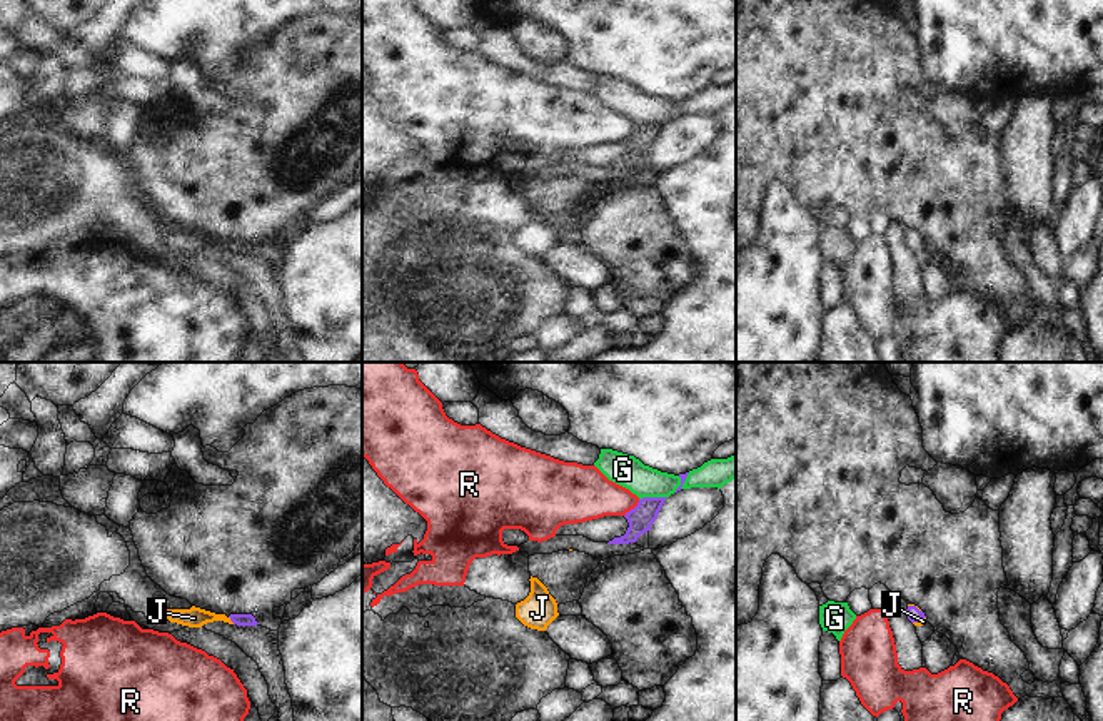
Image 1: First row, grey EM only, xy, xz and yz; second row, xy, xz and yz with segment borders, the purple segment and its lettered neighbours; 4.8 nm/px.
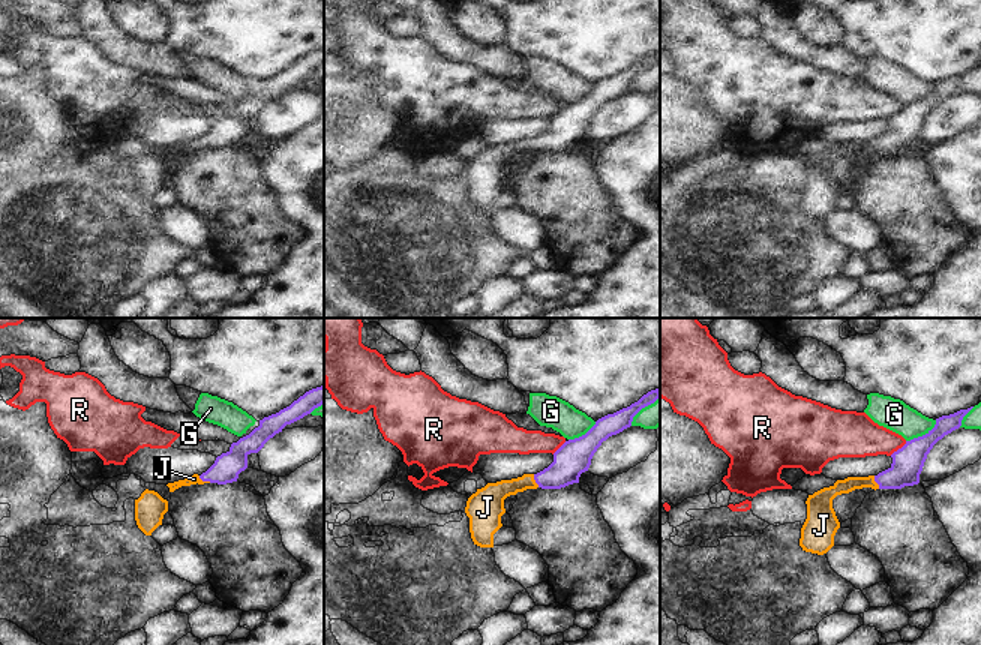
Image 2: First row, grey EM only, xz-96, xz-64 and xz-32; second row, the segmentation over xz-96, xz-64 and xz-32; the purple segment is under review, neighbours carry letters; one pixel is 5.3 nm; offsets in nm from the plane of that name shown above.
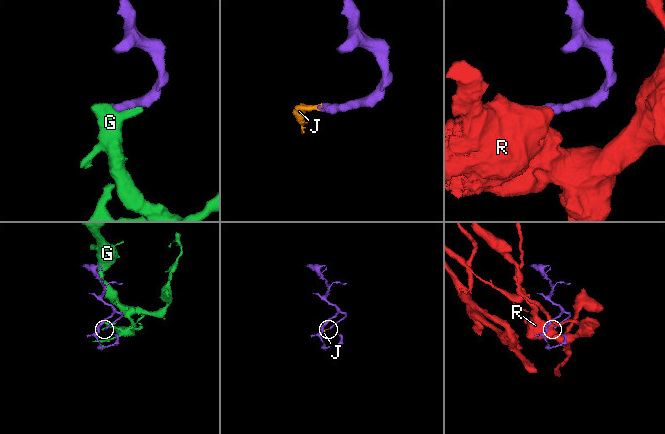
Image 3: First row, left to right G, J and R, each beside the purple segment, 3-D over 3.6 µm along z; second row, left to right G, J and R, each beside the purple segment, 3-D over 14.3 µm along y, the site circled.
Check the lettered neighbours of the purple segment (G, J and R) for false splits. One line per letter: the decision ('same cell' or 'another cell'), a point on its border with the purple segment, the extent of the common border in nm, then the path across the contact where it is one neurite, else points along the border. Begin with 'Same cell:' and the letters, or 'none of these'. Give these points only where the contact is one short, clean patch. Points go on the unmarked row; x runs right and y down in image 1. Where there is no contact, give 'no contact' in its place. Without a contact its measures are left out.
Same cell: J
G: another cell; meets purple in xz at (653, 124); contact 140 nm long
J: same cell; meets purple in xy at (231, 246); contact 50 nm long; runs through xy (241, 246), (231, 246), (194, 244)
R: another cell; meets purple in xz at (634, 134); contact 120 nm long; border along xz (639, 126), (624, 142)

